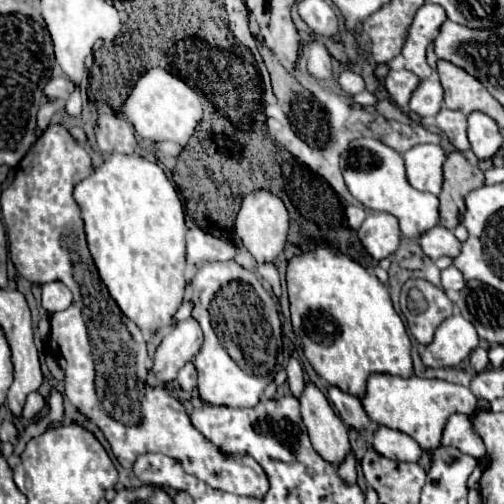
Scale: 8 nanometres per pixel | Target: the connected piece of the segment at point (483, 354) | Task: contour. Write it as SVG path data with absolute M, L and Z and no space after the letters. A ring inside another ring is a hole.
M477 347L473 353L471 353L471 357L469 357L469 361L471 361L471 367L473 367L473 371L485 371L487 367L489 367L489 357L487 357L487 349L483 349L483 347Z

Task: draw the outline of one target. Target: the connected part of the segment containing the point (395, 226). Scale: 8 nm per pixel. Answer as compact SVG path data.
M371 213L357 233L367 253L377 261L393 255L401 243L399 221L389 213Z

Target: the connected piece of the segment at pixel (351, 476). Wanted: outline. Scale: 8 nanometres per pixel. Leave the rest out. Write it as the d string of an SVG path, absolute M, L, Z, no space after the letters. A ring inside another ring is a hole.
M349 453L347 459L337 467L337 473L339 473L339 477L341 477L347 485L353 485L353 483L355 483L357 471L355 471L355 457L353 457L353 453Z

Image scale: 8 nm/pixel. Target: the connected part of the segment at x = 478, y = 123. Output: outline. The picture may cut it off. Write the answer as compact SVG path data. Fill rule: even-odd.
M469 113L467 115L467 137L469 137L469 143L471 143L471 149L473 153L479 157L479 159L489 159L493 157L501 145L503 145L503 137L499 133L499 127L497 123L485 115L485 113Z

